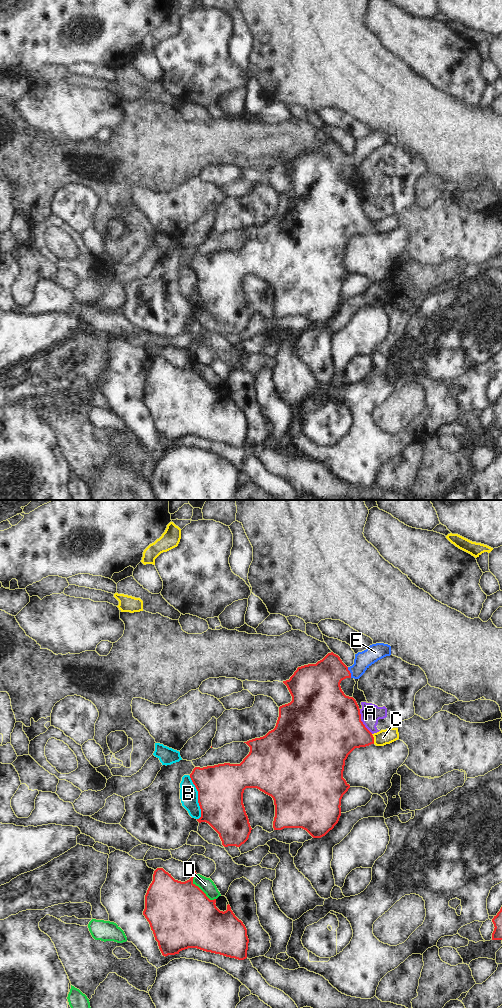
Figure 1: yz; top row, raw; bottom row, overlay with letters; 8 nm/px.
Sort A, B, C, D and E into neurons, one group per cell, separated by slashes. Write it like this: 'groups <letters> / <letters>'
groups A / B / C / D / E

